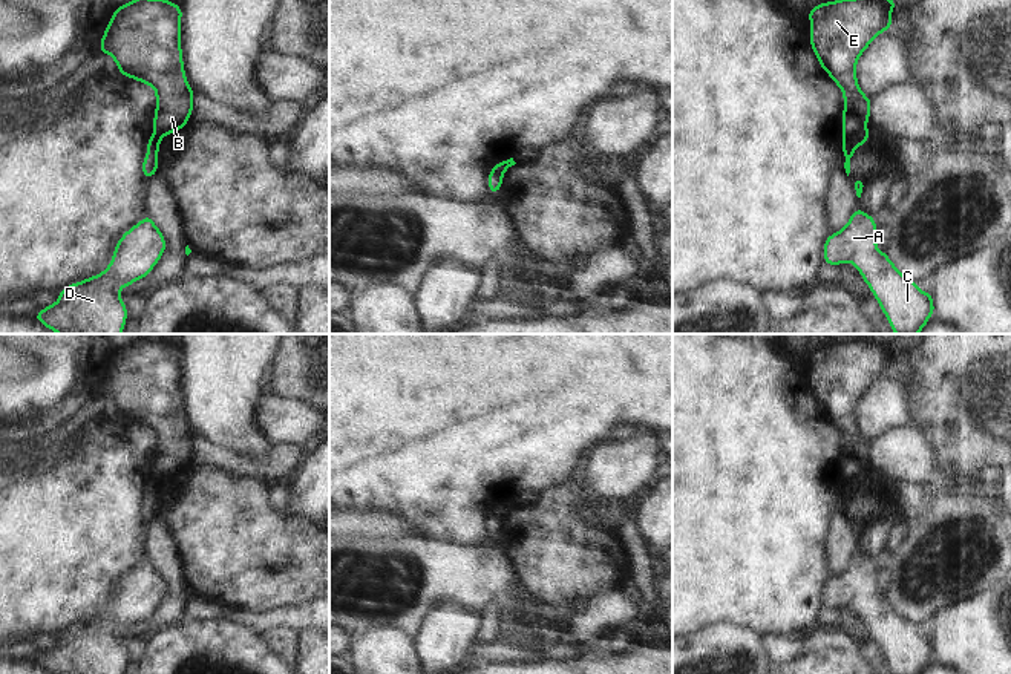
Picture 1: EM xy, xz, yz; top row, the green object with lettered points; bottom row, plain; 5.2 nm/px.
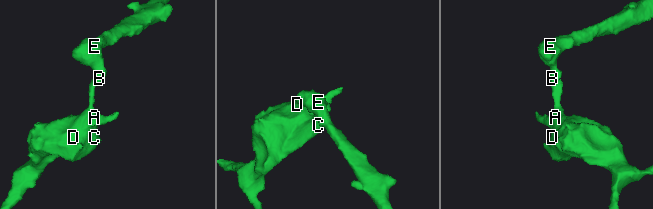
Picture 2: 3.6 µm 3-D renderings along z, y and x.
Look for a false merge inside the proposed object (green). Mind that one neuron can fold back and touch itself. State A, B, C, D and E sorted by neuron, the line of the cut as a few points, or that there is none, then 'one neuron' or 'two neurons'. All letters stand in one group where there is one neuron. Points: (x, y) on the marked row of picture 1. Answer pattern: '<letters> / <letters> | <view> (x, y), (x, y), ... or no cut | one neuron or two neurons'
A C D / B E | yz (864, 124), (853, 132), (844, 134) | two neurons

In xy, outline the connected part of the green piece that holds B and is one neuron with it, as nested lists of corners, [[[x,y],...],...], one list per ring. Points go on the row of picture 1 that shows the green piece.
[[[132,0],[115,9],[101,38],[100,52],[109,52],[127,75],[156,90],[156,113],[153,129],[159,136],[182,129],[193,110],[193,89],[185,80],[181,38],[182,9],[167,0]]]

